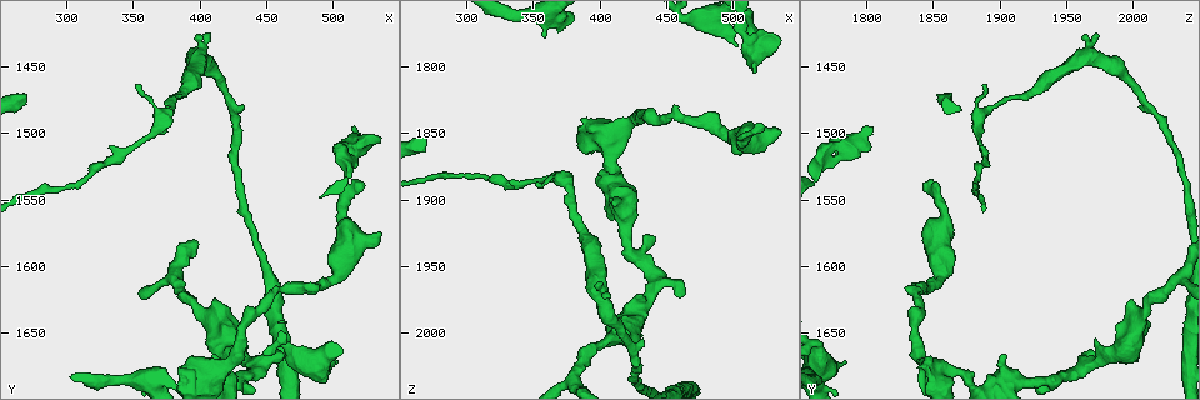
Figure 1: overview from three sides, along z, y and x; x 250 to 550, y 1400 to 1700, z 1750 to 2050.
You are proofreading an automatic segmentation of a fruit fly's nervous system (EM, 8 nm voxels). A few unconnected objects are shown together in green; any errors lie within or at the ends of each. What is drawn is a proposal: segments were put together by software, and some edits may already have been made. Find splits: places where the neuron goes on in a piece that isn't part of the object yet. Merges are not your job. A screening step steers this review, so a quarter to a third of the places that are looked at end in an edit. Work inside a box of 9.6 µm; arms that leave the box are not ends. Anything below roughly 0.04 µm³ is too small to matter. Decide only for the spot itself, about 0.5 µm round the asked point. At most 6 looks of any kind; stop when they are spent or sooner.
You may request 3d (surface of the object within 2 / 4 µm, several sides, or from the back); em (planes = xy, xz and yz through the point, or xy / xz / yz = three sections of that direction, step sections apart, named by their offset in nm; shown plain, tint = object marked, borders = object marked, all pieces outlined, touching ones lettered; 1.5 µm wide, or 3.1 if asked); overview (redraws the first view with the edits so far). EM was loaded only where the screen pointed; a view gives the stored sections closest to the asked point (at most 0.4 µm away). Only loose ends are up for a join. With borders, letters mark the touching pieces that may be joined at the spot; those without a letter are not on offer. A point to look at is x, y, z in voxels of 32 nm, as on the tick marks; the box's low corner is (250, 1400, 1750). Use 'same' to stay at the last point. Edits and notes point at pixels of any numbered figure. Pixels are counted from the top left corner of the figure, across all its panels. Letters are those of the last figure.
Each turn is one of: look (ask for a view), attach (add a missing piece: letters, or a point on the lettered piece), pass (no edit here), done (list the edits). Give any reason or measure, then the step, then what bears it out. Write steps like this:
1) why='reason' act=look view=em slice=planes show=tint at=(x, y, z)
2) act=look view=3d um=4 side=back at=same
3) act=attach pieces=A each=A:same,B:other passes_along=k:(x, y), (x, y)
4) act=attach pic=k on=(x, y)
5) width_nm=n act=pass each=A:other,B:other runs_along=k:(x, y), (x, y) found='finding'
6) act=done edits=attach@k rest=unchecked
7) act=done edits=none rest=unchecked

why='stops while still wide' act=look view=3d um=4 side=back at=(408, 1426, 1974)

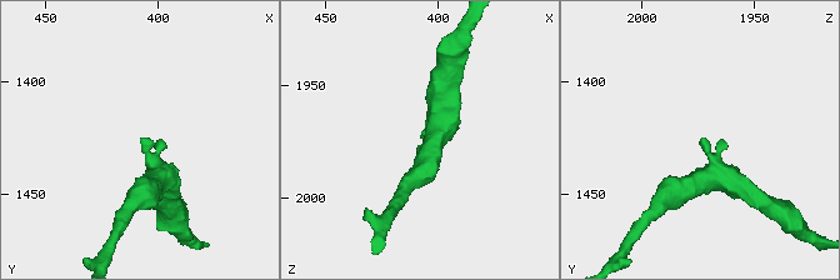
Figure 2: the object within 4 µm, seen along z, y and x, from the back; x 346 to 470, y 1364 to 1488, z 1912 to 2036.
act=look view=em slice=planes show=borders at=(407, 1426, 1974)

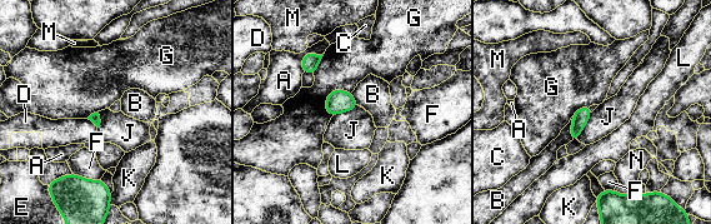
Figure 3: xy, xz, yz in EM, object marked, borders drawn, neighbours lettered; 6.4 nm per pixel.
longest_contact=J:220nm act=pass each=A:other,B:other,C:other,D:other,E:other,F:other,G:other,J:other,K:other,L:other,M:other,N:other border=3:(592, 112), (576, 139) found='no lettered piece goes on from it'

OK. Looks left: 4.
why='branch stops here' act=look view=3d um=4 at=(514, 1498, 1806)

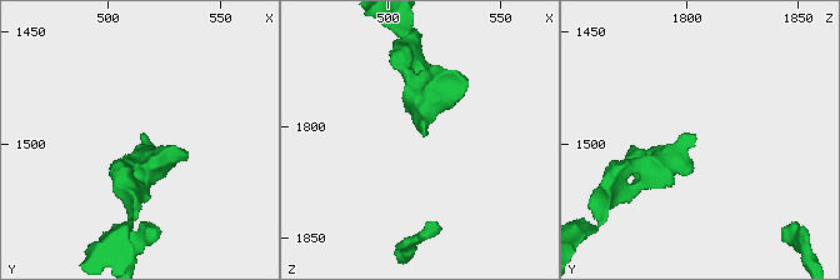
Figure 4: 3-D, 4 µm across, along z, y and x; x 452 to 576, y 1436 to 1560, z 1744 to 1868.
act=look view=em slice=planes show=borders at=(515, 1498, 1805)

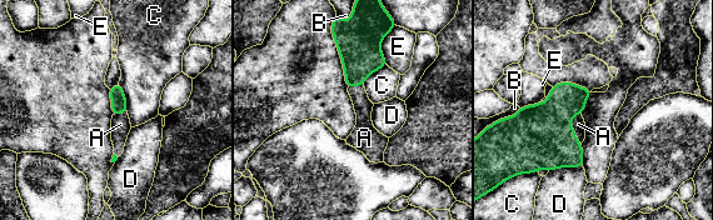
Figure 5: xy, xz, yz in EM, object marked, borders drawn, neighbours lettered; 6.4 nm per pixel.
longest_contact=D:220nm act=attach pic=5 on=(578, 124) each=A:same,B:other,C:other,D:other,E:other passes_along=5:(541, 135), (572, 129), (578, 124) found='it goes on there'

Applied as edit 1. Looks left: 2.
why='an open end' act=look view=em slice=yz step=8 show=tint at=(504, 1670, 1784)

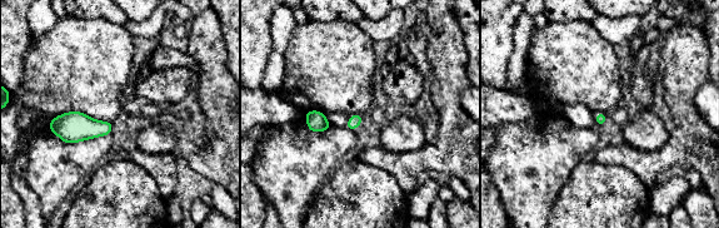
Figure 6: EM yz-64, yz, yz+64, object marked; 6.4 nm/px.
act=look view=em slice=planes show=borders at=same

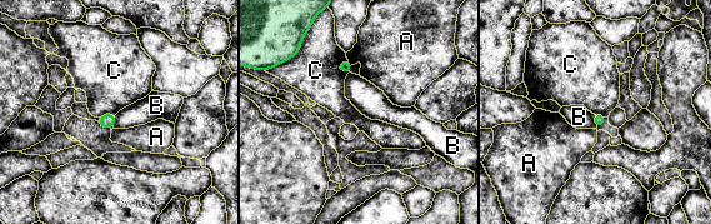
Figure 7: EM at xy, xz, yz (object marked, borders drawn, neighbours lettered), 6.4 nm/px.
act=pass each=A:other,B:other,C:other border=7:(115, 113), (105, 113), (99, 118) found='no lettered piece goes on from it'

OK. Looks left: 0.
act=done edits=attach@5 rest=unchecked

